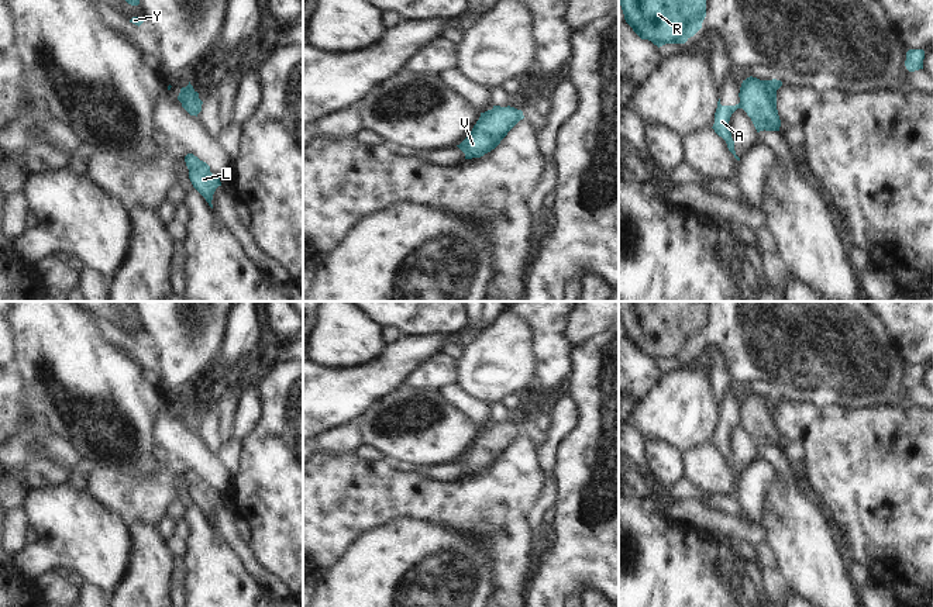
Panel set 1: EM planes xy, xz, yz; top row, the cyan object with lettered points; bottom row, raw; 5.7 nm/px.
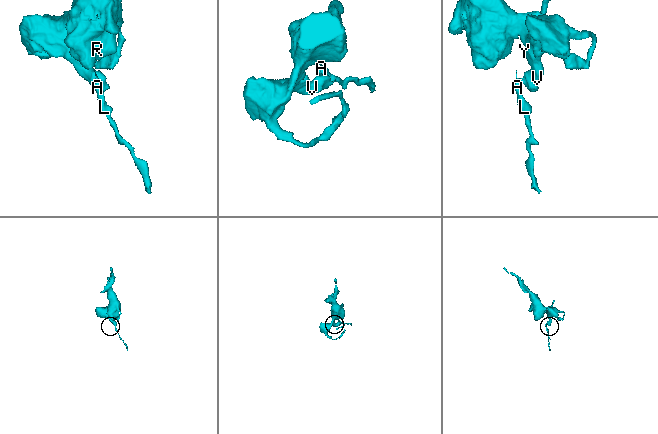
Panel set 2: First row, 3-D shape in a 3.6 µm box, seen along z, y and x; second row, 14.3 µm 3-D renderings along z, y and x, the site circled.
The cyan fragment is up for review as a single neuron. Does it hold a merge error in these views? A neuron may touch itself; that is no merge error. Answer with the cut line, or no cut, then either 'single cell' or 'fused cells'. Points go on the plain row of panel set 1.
cut in yz along (739, 418), (740, 423); fused cells

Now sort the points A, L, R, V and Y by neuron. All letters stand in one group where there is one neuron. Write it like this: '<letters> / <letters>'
A L / R V Y

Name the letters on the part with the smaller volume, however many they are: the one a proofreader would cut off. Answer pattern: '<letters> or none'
A, L

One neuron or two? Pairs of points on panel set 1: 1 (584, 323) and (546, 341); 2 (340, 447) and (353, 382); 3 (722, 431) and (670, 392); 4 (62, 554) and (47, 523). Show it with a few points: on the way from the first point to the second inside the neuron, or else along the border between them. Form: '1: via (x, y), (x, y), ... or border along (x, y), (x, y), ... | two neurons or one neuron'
1: border along (574, 316), (568, 328), (572, 347) | two neurons
2: border along (353, 421), (333, 427), (317, 438) | two neurons
3: border along (719, 409), (715, 438), (711, 442) | two neurons
4: via (62, 547), (62, 538), (54, 530) | one neuron

